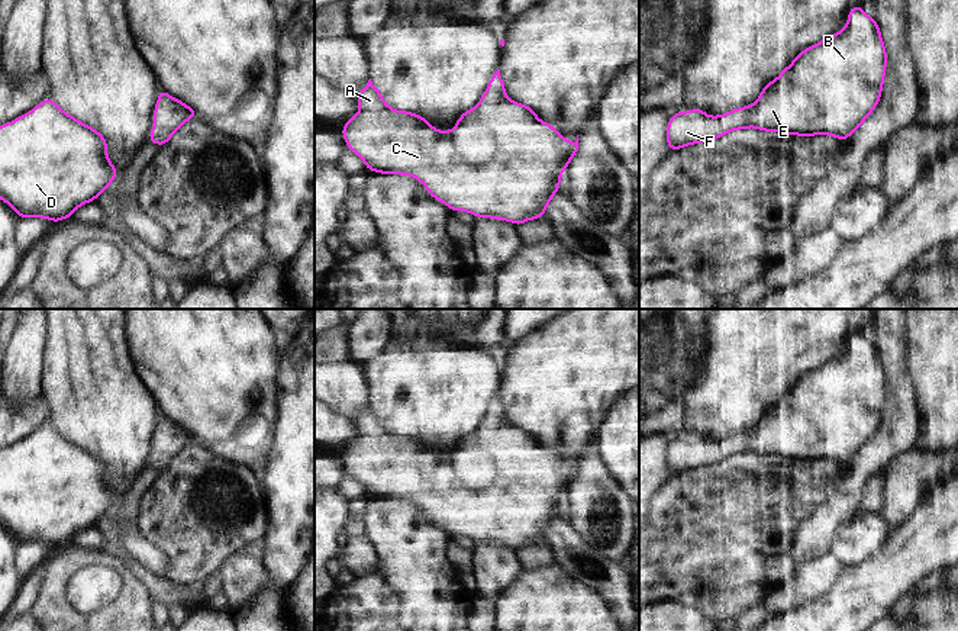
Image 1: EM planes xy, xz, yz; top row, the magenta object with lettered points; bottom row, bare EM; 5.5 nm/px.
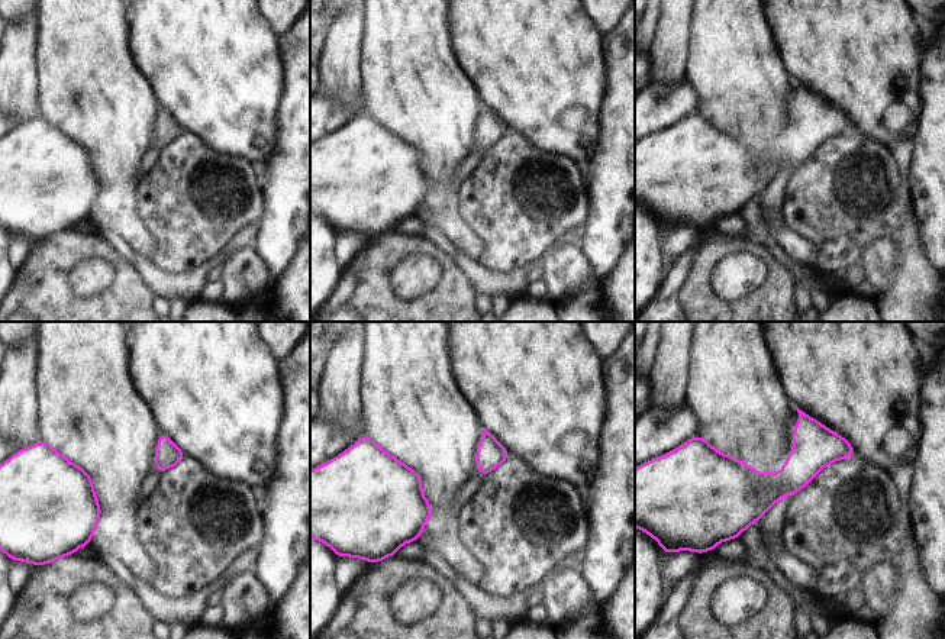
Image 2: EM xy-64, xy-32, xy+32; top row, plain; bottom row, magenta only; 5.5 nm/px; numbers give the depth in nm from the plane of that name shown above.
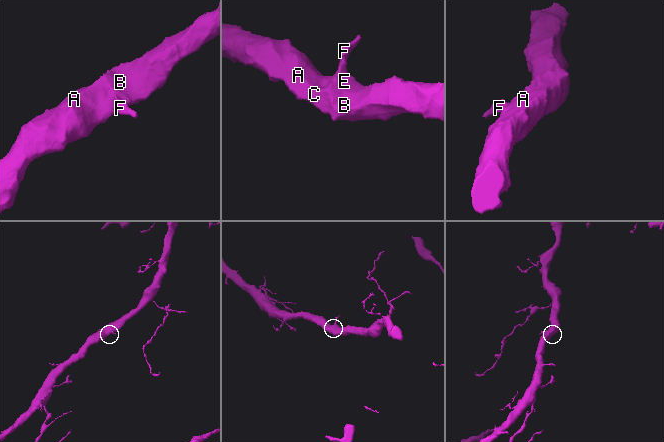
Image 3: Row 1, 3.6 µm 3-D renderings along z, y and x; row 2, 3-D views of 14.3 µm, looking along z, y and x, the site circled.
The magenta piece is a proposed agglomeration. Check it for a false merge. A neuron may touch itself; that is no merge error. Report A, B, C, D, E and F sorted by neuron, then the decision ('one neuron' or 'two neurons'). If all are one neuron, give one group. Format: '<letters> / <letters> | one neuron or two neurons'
A B C D E F | one neuron

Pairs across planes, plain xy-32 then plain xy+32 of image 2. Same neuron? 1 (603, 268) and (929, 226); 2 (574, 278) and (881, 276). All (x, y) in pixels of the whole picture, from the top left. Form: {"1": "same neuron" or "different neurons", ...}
{"1": "same neuron", "2": "same neuron"}

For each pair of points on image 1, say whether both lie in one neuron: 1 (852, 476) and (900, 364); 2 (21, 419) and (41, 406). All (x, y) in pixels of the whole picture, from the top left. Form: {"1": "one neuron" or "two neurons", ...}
{"1": "one neuron", "2": "one neuron"}

